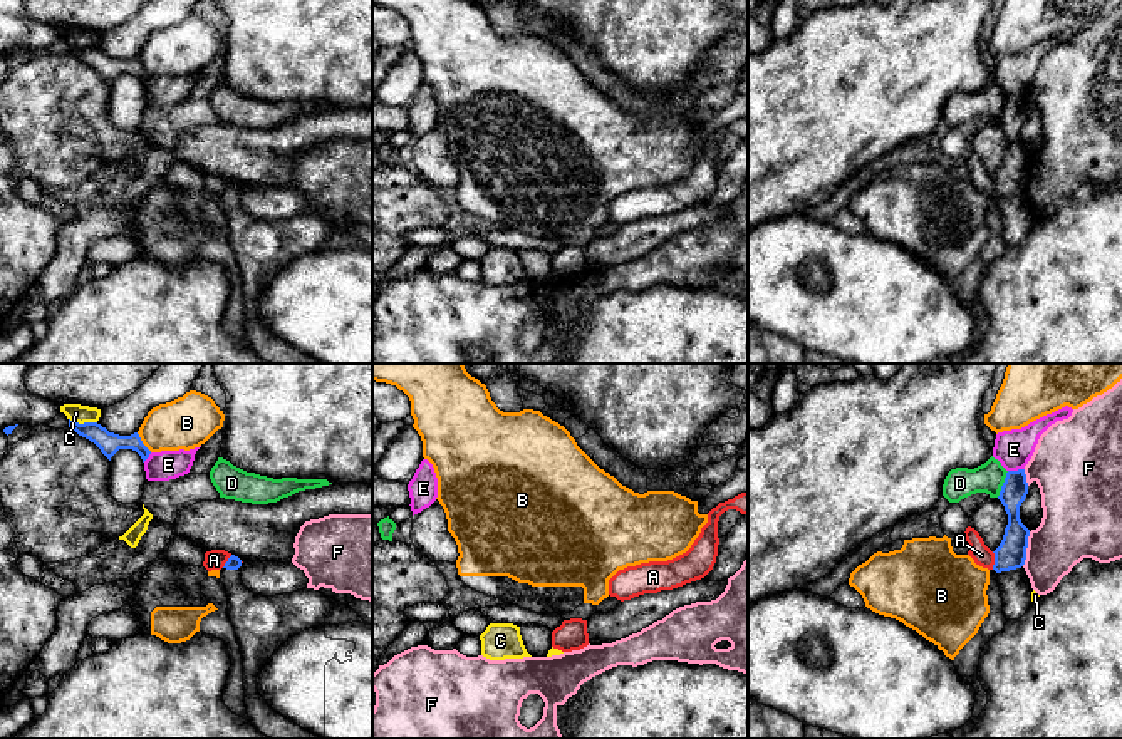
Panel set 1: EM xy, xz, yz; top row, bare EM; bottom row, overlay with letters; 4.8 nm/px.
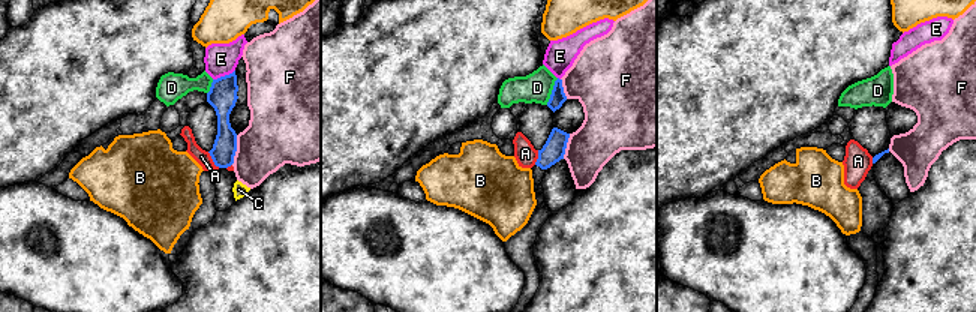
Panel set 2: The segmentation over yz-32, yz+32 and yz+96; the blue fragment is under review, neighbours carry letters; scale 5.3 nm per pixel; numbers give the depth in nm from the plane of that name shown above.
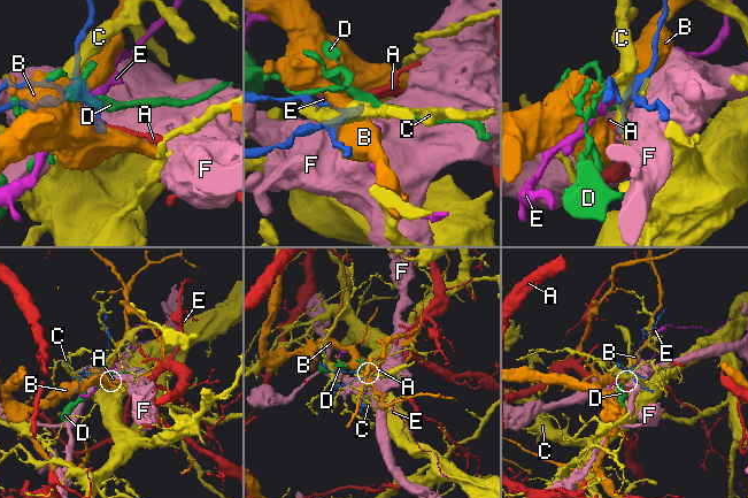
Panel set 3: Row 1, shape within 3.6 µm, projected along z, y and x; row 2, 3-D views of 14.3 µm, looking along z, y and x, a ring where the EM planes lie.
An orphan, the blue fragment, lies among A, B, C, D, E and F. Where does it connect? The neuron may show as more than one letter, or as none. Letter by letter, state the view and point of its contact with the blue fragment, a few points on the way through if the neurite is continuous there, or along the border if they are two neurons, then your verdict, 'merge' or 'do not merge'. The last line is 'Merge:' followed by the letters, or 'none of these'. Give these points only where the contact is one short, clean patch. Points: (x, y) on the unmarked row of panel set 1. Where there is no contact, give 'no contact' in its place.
A: yz (995, 185) | along yz (992, 176), (993, 193) | do not merge
B: xy (141, 67) | do not merge
C: xy (84, 47) | do not merge
D: yz (1003, 109) | do not merge
E: yz (1015, 96) | along yz (1023, 93), (1008, 96) | do not merge
F: yz (1027, 171) | do not merge
Merge: none of these

